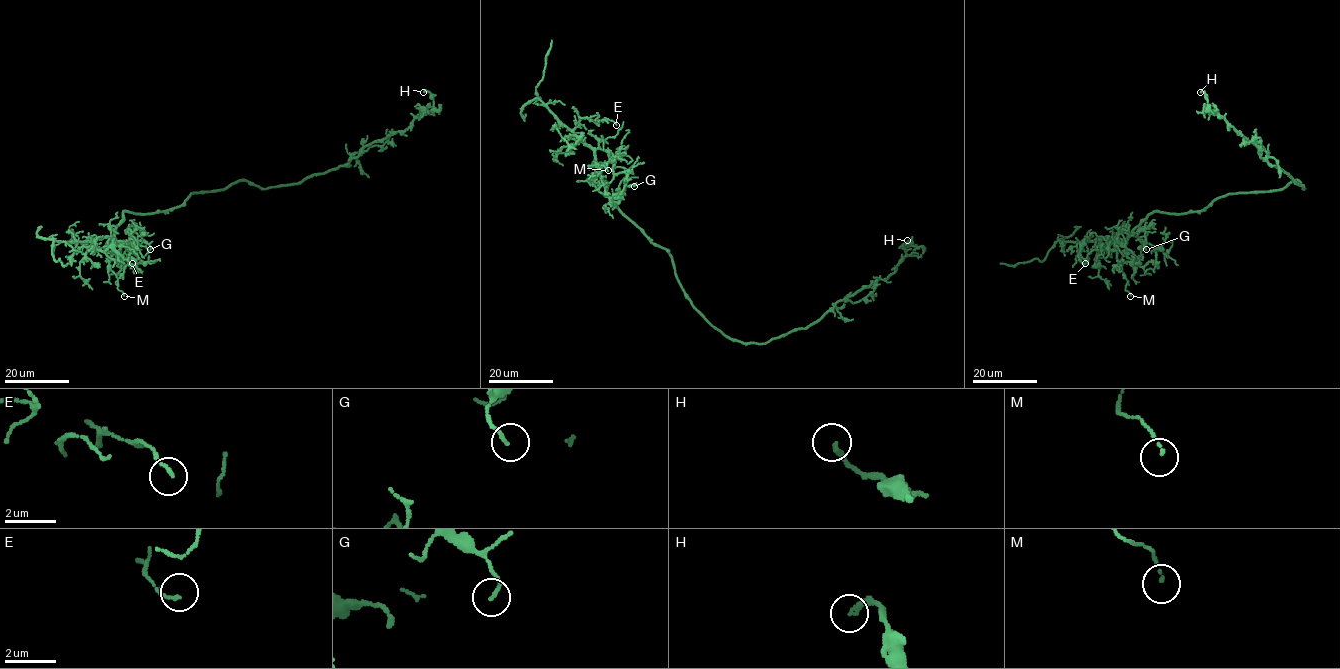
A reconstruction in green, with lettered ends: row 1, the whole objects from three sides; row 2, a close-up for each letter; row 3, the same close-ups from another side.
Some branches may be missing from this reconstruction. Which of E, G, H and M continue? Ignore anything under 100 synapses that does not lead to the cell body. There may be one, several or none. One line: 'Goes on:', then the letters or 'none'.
Goes on: none

